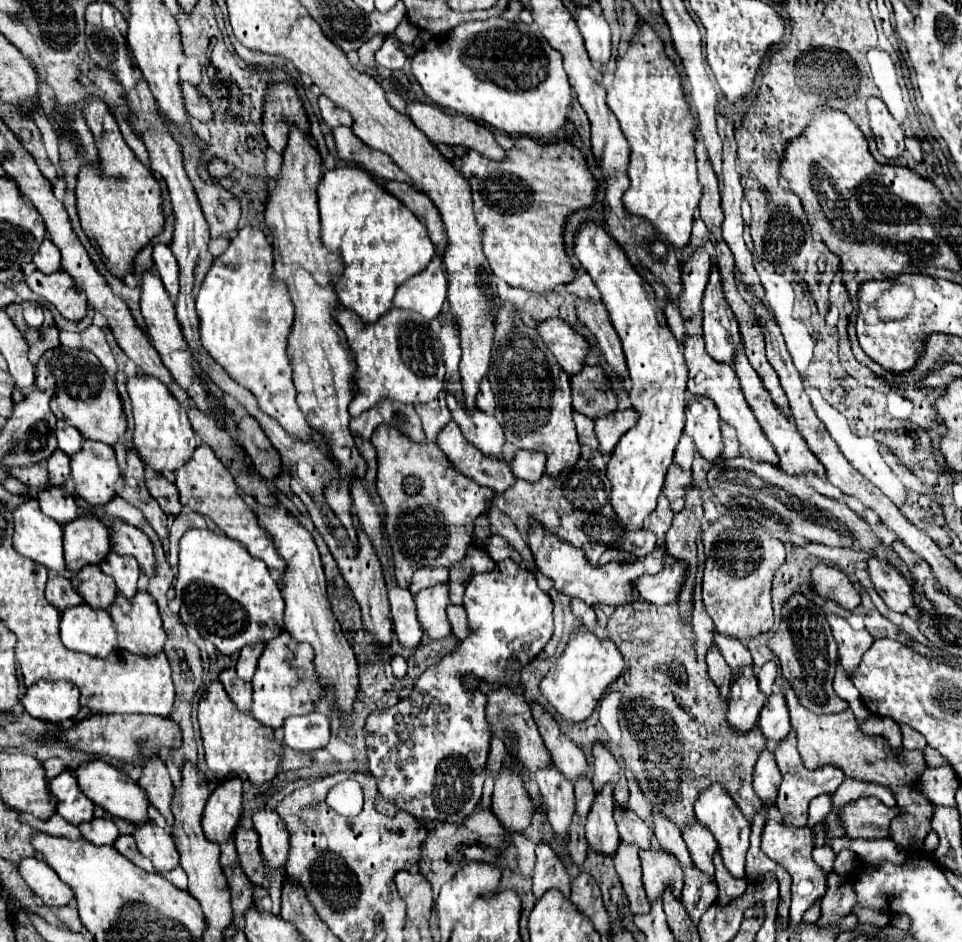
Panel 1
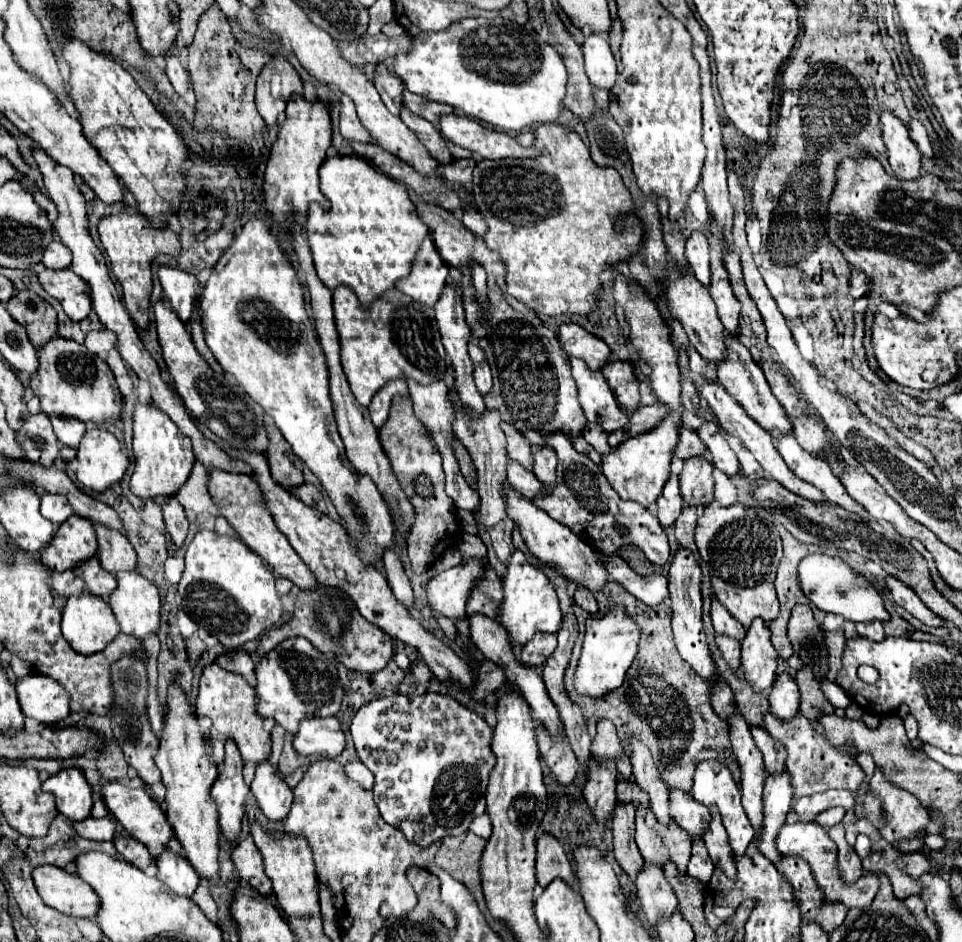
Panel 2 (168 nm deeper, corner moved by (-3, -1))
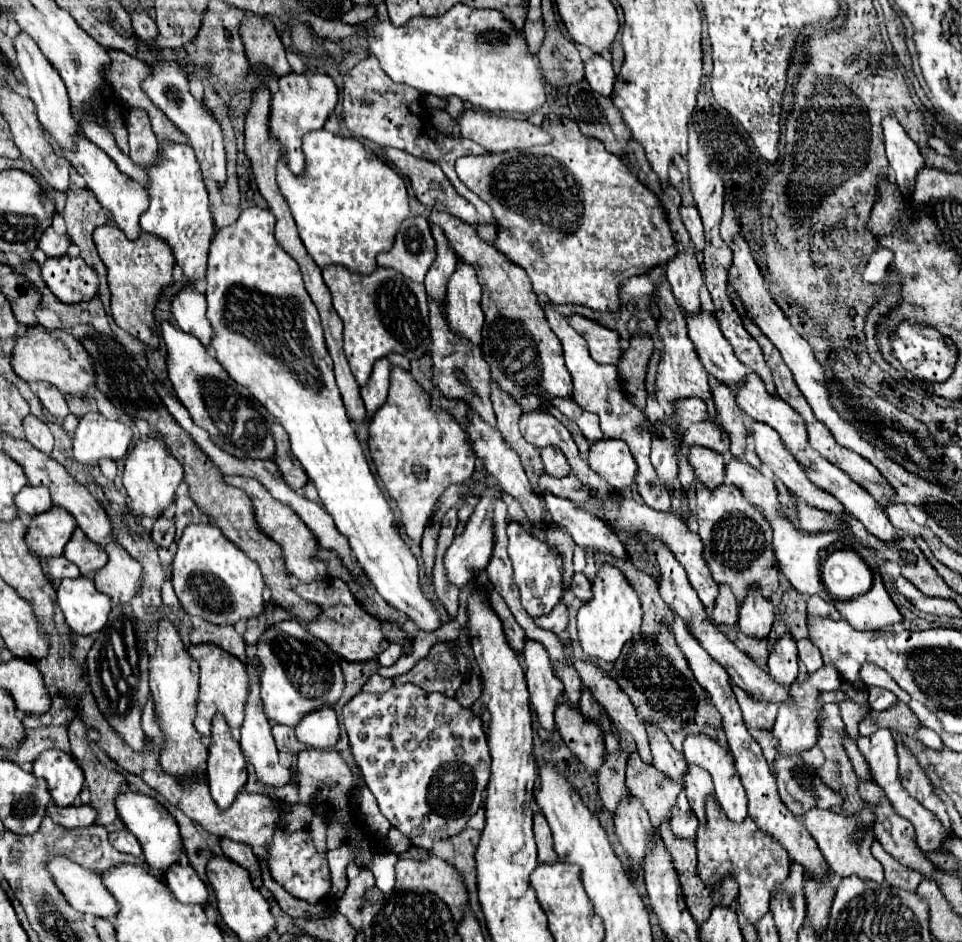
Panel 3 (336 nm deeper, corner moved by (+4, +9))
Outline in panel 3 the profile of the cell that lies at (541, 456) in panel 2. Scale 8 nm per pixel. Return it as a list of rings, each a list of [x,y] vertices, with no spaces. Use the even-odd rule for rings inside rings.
[[[556,446],[542,448],[542,460],[544,460],[546,474],[550,474],[554,478],[564,478],[570,474],[570,464],[568,464],[566,456]]]

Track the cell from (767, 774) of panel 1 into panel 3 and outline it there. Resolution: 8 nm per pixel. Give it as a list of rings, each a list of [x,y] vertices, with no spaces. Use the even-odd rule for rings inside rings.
[[[732,686],[732,688],[734,688],[734,696],[736,696],[738,704],[740,704],[744,722],[748,726],[752,726],[752,728],[772,728],[772,724],[776,720],[778,706],[768,704],[768,702],[758,702],[738,686]]]

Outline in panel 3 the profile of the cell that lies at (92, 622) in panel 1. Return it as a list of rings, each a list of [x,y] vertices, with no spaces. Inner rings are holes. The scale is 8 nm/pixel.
[[[64,578],[58,586],[58,604],[66,616],[68,626],[78,636],[98,632],[110,612],[110,600],[98,592],[90,578]]]

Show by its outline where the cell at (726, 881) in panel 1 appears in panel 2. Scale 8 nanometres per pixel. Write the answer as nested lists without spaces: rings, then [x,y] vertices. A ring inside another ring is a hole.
[[[711,810],[711,826],[709,826],[709,832],[707,832],[707,850],[709,850],[709,856],[713,860],[713,864],[717,868],[723,870],[723,874],[731,880],[737,878],[737,868],[735,868],[735,858],[731,854],[731,848],[729,848],[729,842],[727,842],[727,834],[723,830],[723,824],[719,822],[719,814],[715,814],[715,810]]]

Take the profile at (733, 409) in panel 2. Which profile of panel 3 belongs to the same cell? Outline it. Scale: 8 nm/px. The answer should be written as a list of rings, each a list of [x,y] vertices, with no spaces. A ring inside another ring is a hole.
[[[754,422],[754,426],[752,426],[752,436],[754,436],[754,440],[756,440],[756,454],[758,454],[758,458],[776,474],[776,478],[780,478],[780,480],[784,482],[784,486],[786,486],[794,496],[798,496],[800,500],[804,500],[806,504],[810,504],[810,506],[814,506],[814,508],[820,508],[820,510],[826,510],[826,512],[832,512],[832,514],[844,514],[844,512],[846,512],[844,506],[842,506],[832,494],[828,494],[826,490],[822,490],[822,488],[818,488],[814,482],[810,482],[810,478],[806,476],[804,468],[802,468],[800,462],[790,454],[790,450],[784,448],[784,442],[782,442],[782,438],[774,432],[774,428],[770,428],[768,424],[762,424],[762,422]]]

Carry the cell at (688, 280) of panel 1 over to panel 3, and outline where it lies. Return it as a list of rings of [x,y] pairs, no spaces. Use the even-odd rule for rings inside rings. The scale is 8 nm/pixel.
[[[682,206],[680,216],[682,216],[682,222],[684,222],[694,246],[698,250],[702,250],[704,248],[704,234],[702,234],[702,220],[700,220],[698,210],[694,206]]]

